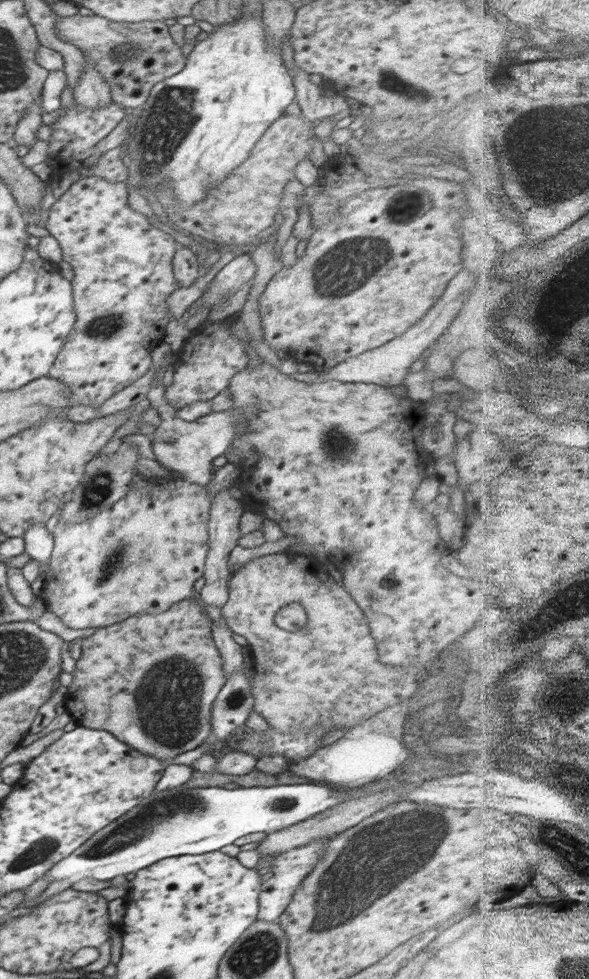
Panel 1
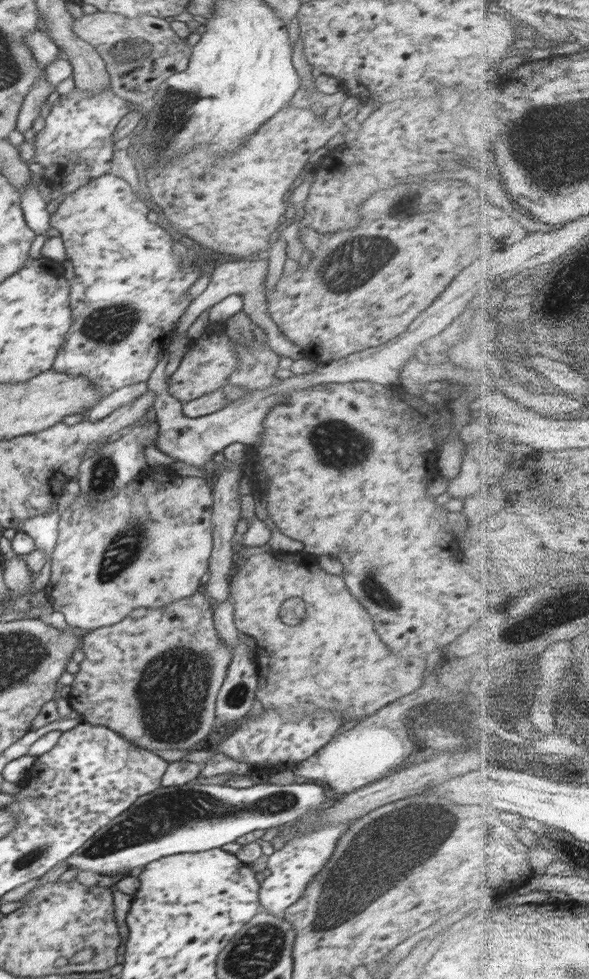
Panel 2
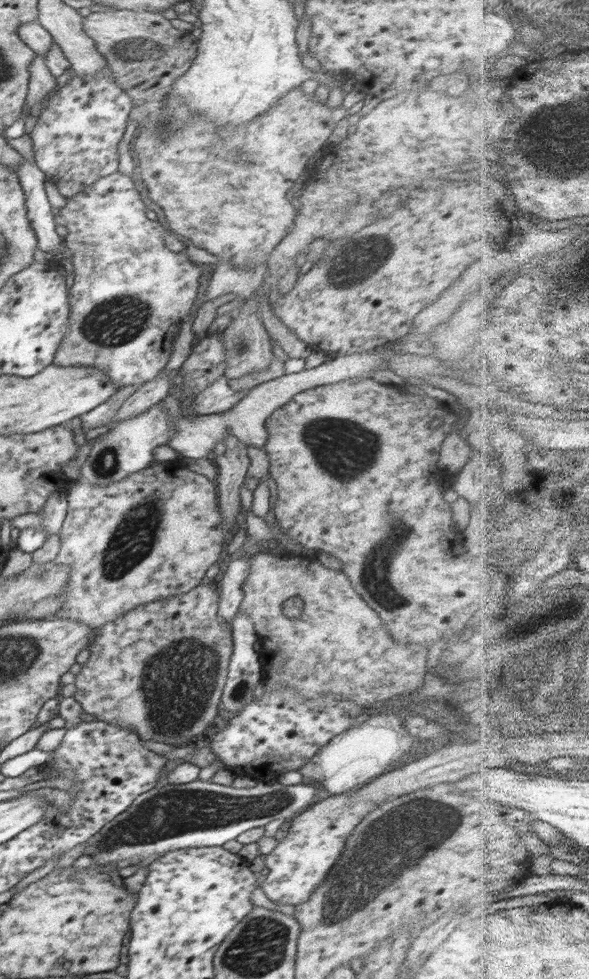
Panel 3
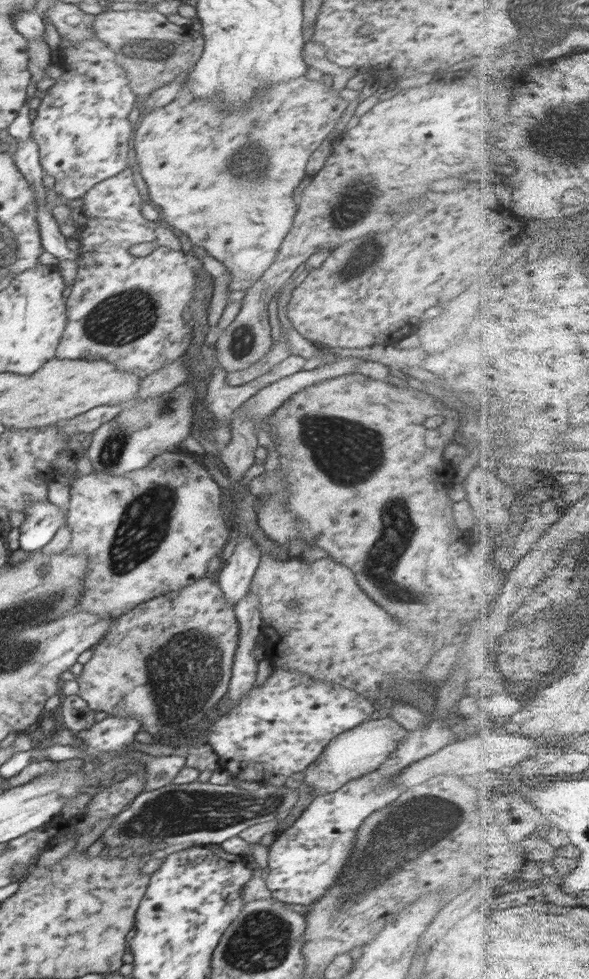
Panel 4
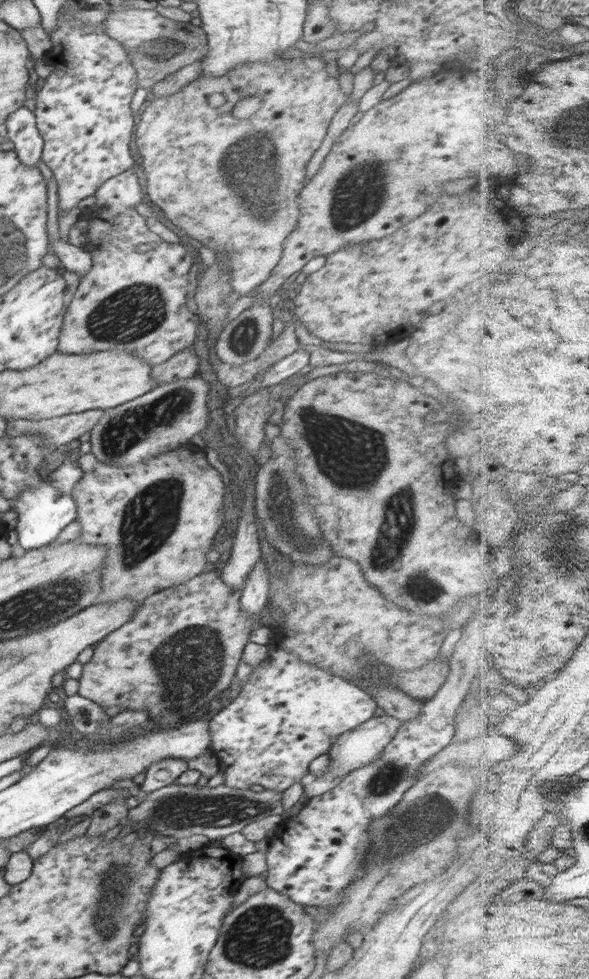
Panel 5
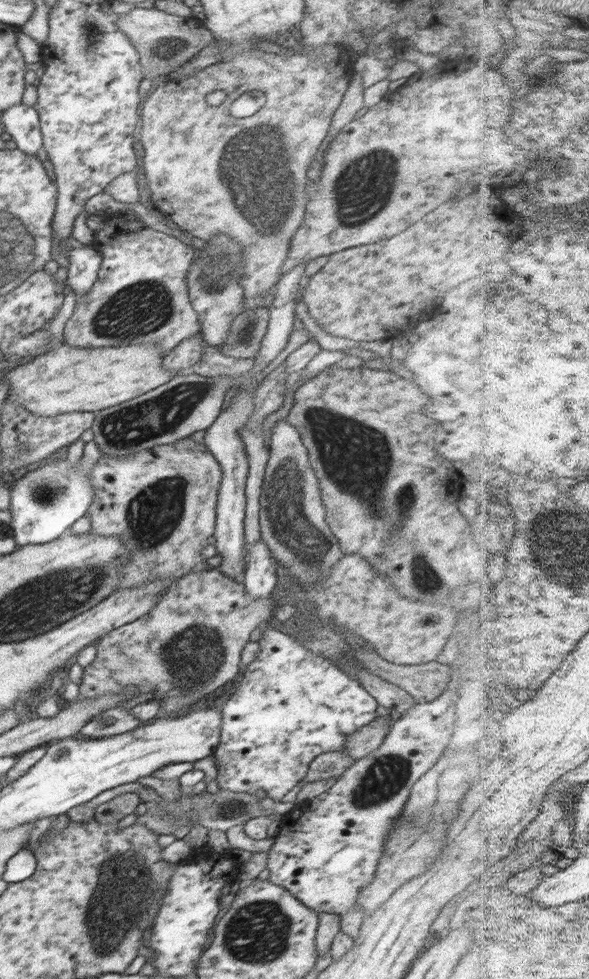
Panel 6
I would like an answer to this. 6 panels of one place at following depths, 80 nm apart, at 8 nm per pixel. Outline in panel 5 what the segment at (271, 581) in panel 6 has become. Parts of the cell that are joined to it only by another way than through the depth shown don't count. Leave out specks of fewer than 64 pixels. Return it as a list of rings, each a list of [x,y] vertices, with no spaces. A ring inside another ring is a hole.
[[[260,558],[242,588],[239,600],[241,609],[253,616],[259,616],[266,604],[269,593],[268,575],[266,562]]]

